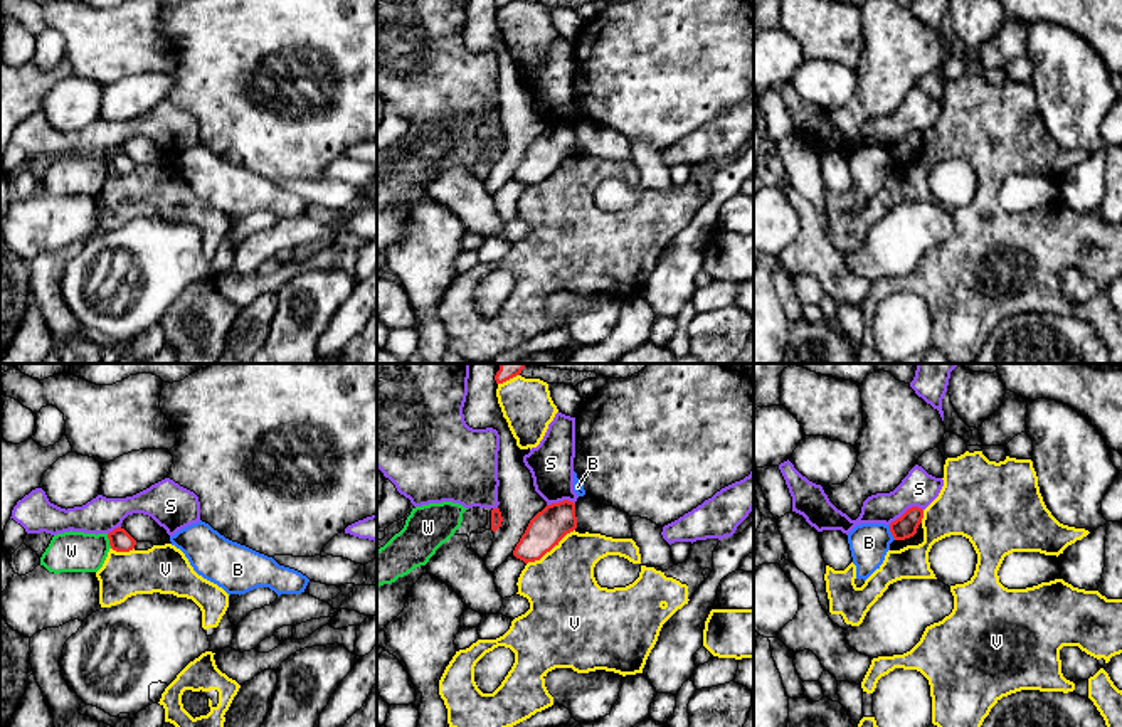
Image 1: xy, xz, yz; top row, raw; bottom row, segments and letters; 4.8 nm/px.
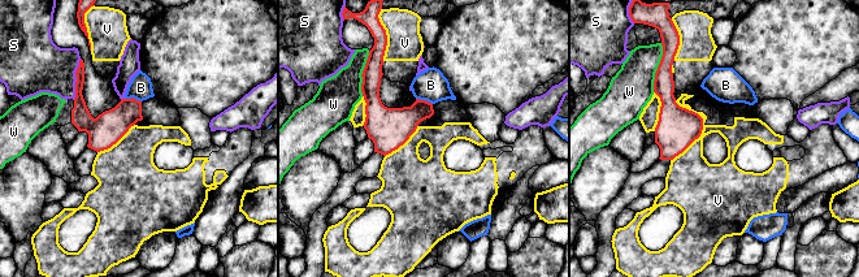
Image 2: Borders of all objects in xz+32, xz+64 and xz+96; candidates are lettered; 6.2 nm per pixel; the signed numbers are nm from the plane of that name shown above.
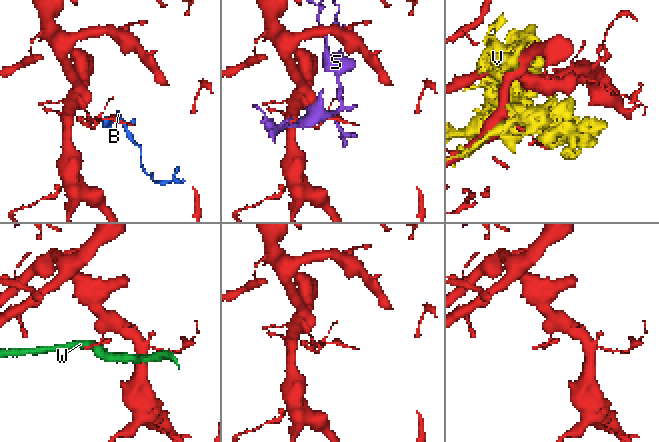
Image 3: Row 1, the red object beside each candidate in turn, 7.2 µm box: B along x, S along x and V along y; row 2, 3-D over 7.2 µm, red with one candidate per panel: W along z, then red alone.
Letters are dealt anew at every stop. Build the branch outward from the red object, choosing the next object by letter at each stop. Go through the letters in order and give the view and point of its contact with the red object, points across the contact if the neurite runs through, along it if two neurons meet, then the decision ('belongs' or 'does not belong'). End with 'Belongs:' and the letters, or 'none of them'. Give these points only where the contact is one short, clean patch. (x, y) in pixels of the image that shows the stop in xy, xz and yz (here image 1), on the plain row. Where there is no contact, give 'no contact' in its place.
B: meets red in yz at (890, 153); border along yz (889, 148), (895, 162); does not belong
S: meets red in yz at (907, 133); does not belong
V: meets red in xz at (550, 172); does not belong
W: meets red in xy at (110, 164); does not belong
Belongs: none of them

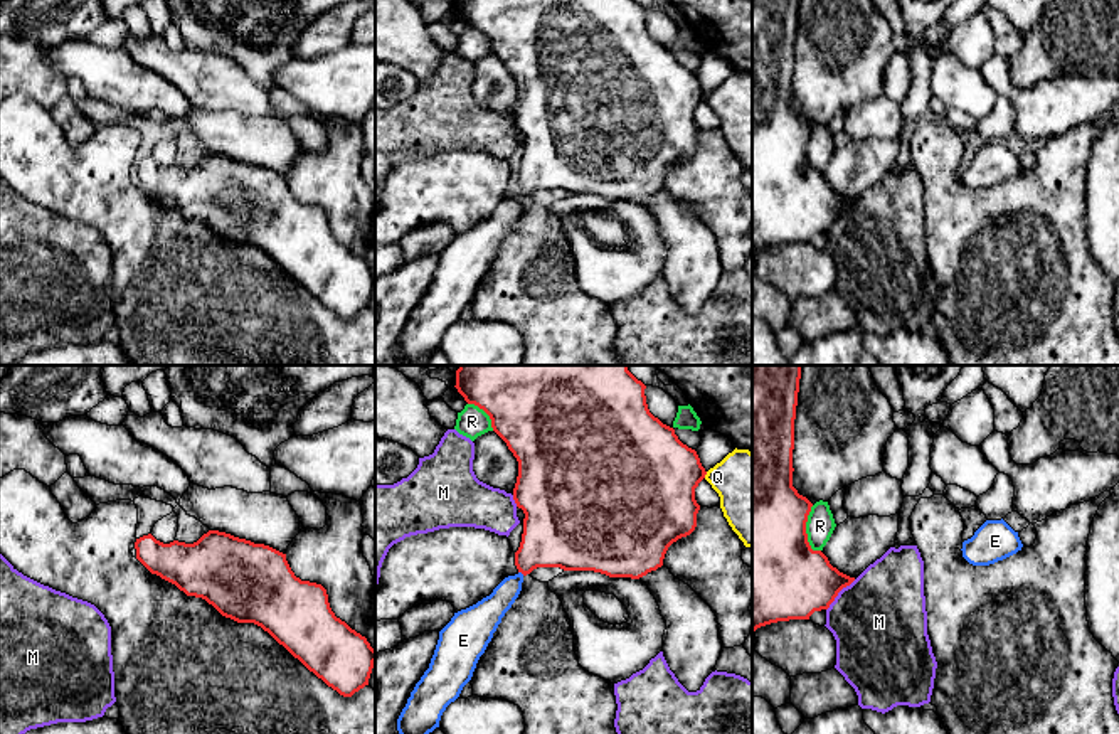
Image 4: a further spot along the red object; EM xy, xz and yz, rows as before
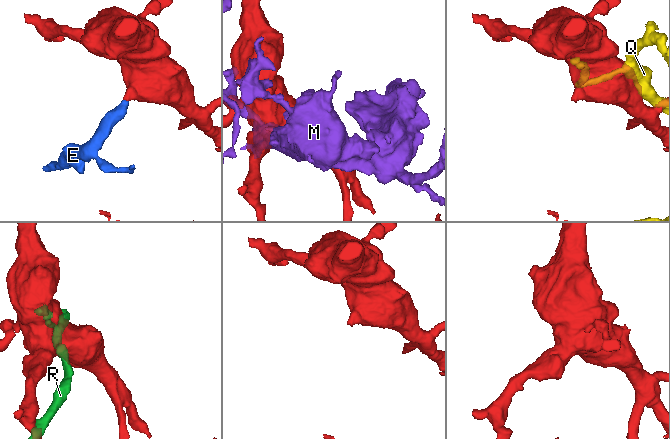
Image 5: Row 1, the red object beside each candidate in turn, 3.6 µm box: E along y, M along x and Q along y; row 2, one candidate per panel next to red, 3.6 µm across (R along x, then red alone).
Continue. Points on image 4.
E: meets red in xz at (522, 196); runs through xz (556, 155), (525, 186), (522, 196), (488, 234); belongs
M: meets red in yz at (838, 214); does not belong
Q: meets red in xz at (705, 96); does not belong
R: meets red in yz at (805, 154); does not belong
Belongs: E

